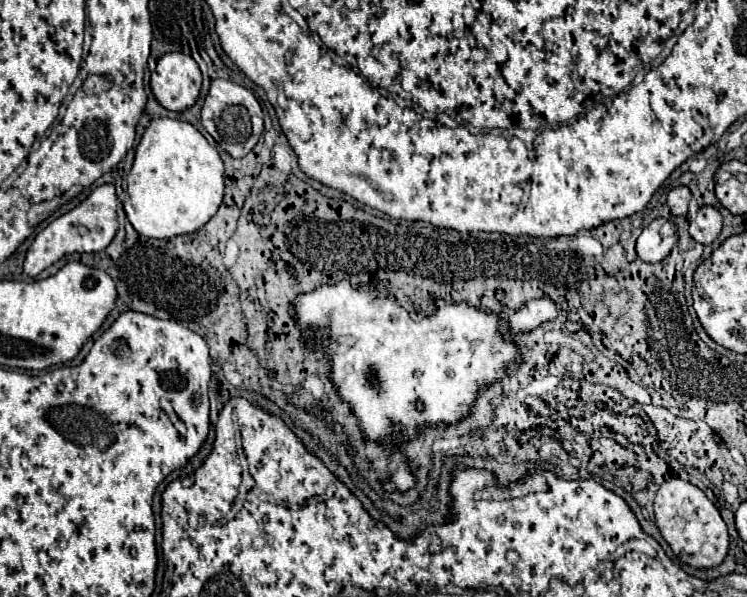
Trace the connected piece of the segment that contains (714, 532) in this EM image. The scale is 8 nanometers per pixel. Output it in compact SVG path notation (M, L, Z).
M669 479L661 485L655 497L655 523L663 539L673 549L681 563L695 569L711 569L725 561L729 553L729 531L719 509L707 499L707 495L683 479Z

